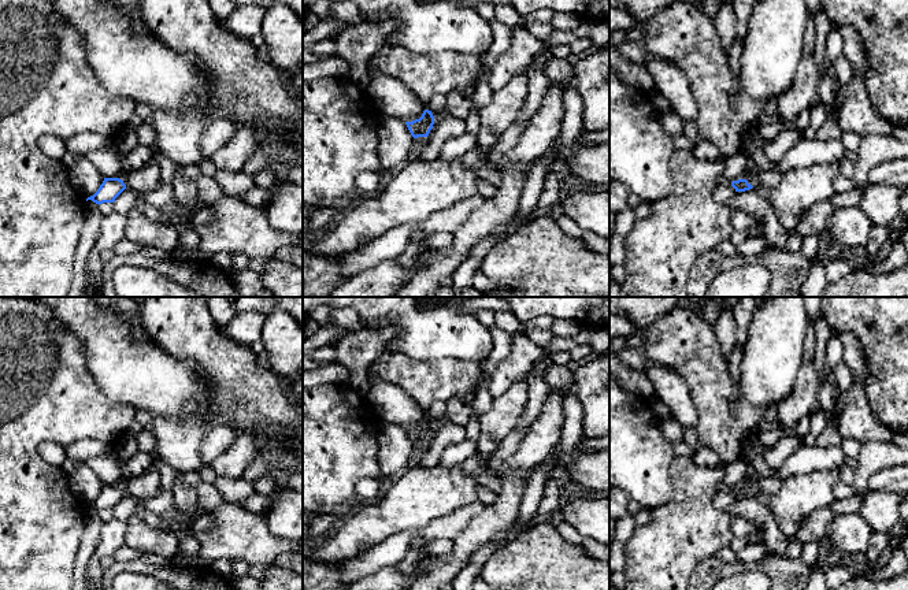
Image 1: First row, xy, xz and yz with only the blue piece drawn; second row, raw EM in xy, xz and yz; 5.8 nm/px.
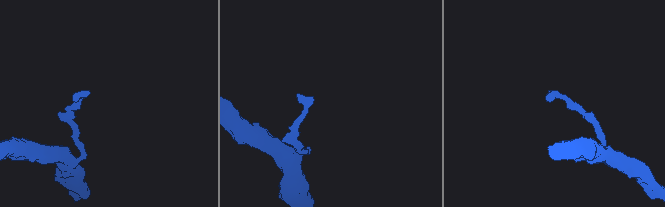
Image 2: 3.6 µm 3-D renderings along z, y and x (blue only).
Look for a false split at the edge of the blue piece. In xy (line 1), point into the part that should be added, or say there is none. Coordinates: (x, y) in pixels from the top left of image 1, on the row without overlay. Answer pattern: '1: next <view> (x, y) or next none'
1: next none

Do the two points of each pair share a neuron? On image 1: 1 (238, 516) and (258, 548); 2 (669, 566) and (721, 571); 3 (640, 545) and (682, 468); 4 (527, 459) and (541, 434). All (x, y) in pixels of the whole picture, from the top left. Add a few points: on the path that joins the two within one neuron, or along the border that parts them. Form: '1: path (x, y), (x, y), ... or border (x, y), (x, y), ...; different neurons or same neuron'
1: path (238, 524), (238, 529), (249, 540); same neuron
2: border (715, 555), (705, 560); different neurons
3: path (659, 527), (682, 504), (682, 488); same neuron
4: path (530, 453), (540, 440); same neuron

